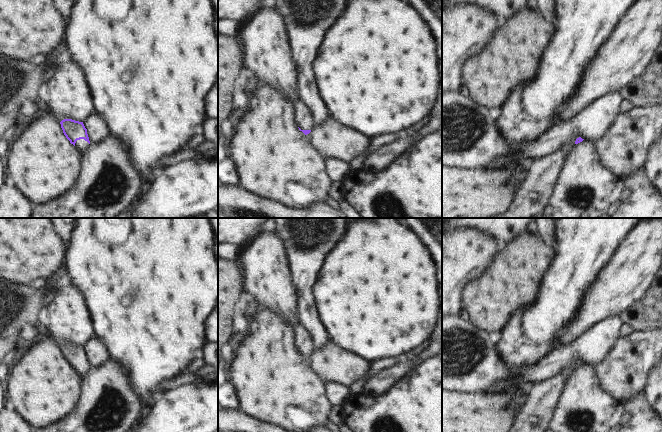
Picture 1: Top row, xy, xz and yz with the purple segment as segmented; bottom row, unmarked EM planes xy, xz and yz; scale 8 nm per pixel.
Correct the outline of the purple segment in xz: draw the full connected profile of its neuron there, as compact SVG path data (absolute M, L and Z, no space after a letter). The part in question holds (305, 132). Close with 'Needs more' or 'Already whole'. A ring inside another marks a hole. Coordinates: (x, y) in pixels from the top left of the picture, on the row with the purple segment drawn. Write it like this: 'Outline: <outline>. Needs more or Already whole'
Outline: M297 100L294 103L294 122L299 127L299 130L302 131L305 135L311 132L314 124L311 121L311 115L307 106L301 101Z. Needs more.

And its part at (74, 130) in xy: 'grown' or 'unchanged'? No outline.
grown

